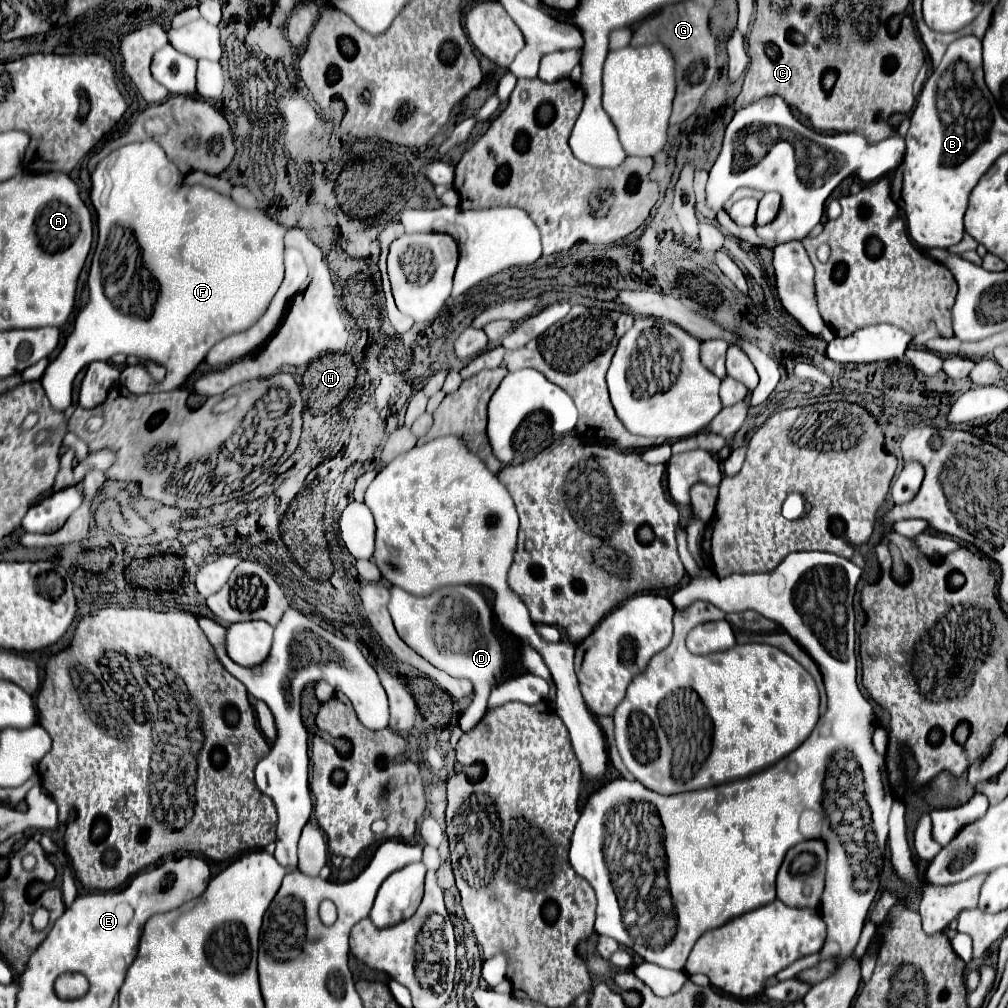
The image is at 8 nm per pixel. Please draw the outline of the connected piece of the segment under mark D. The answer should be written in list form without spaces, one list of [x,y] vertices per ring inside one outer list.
[[[445,586],[429,596],[413,596],[401,588],[393,588],[389,612],[395,630],[405,644],[447,674],[455,678],[469,678],[473,682],[475,696],[463,712],[459,726],[463,732],[475,728],[487,712],[489,692],[497,682],[501,682],[505,668],[503,646],[493,630],[493,612],[489,610],[483,594],[473,586]]]

